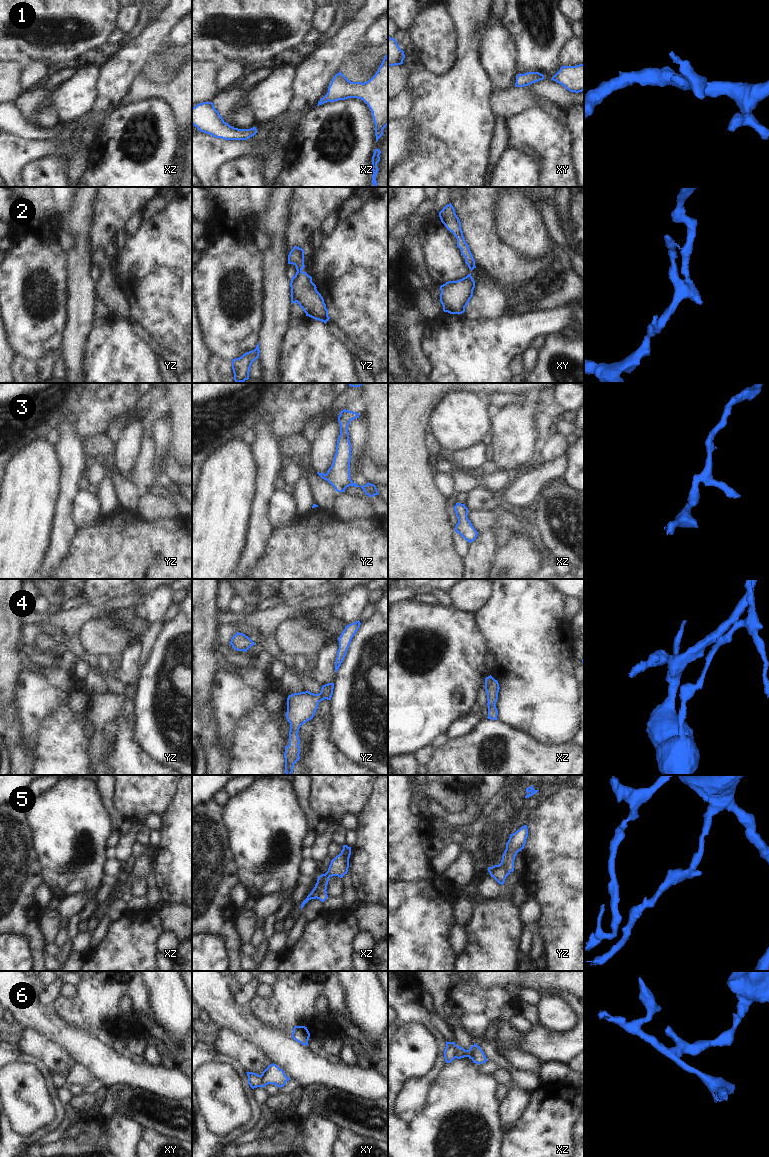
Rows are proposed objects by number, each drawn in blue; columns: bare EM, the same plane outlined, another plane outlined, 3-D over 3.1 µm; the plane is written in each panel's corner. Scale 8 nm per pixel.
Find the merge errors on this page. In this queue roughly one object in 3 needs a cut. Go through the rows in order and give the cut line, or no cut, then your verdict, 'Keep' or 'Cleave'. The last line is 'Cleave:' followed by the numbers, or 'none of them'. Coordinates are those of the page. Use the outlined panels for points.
1: No split. Keep
2: No split. Keep
3: No split. Keep
4: No split. Keep
5: Split along xz (325, 889), (316, 897). Cleave
6: Split along xy (259, 1075), (261, 1086). Cleave
Cleave: 5, 6

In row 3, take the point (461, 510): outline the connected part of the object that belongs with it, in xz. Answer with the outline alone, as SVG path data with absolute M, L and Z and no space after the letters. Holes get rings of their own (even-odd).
M456 503L454 511L458 518L458 523L455 526L456 533L459 533L469 543L473 542L476 539L478 532L467 517L468 508L465 504Z

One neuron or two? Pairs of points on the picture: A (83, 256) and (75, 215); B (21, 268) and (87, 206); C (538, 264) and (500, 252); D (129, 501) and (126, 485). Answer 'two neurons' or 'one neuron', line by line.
A: one neuron
B: two neurons
C: one neuron
D: one neuron

